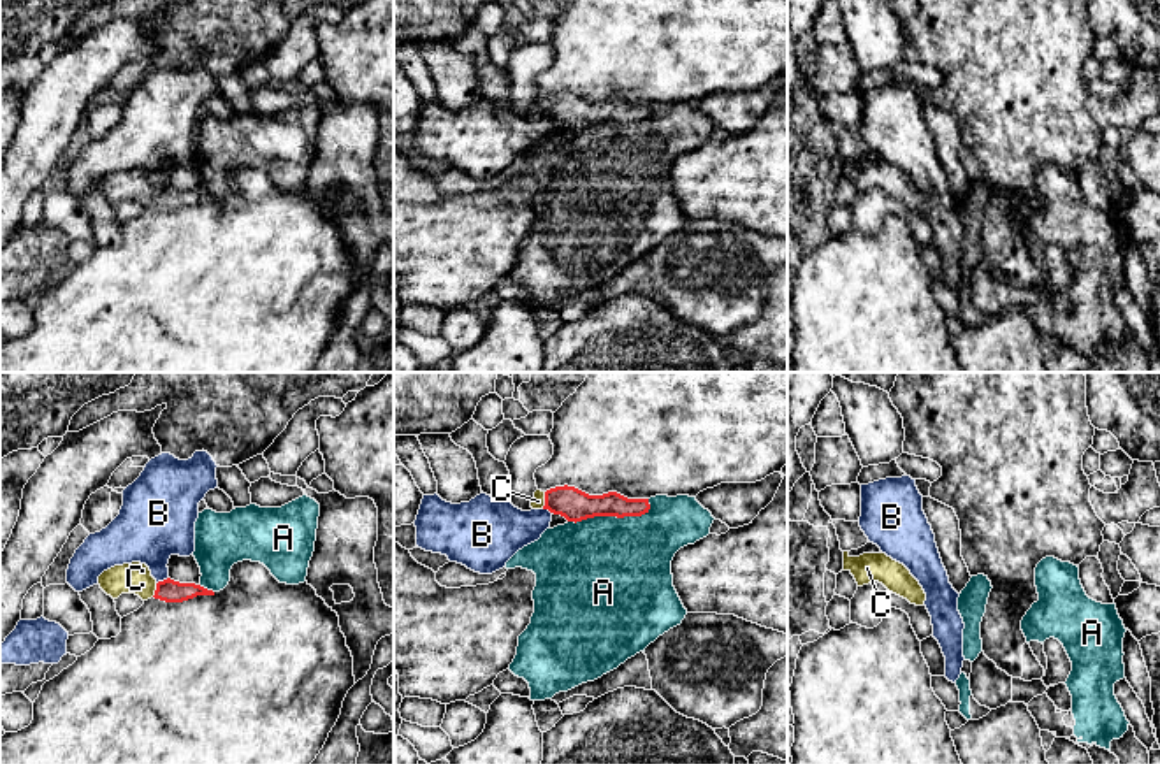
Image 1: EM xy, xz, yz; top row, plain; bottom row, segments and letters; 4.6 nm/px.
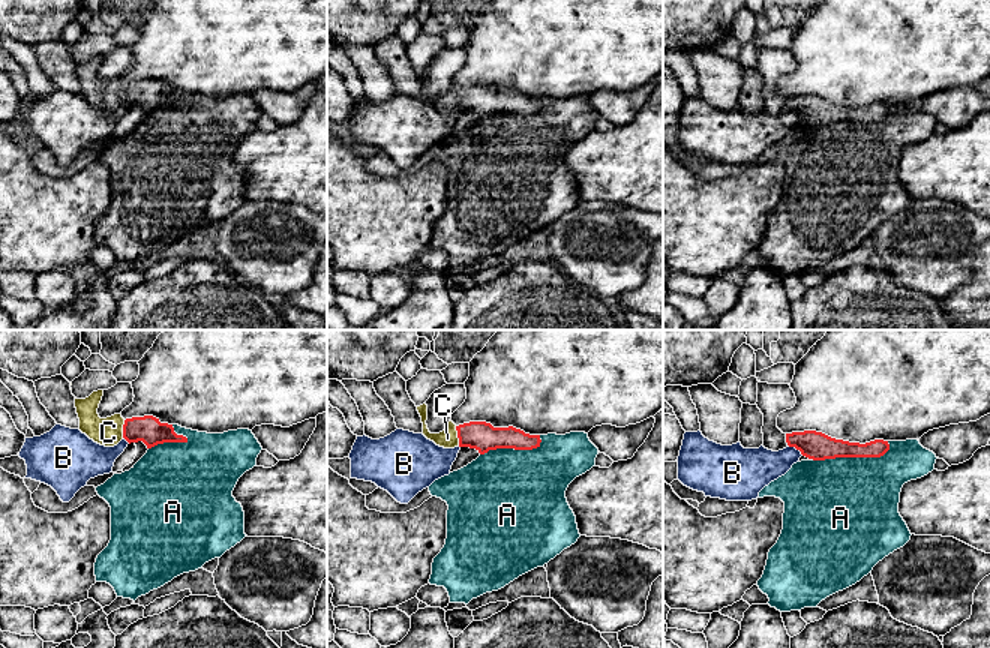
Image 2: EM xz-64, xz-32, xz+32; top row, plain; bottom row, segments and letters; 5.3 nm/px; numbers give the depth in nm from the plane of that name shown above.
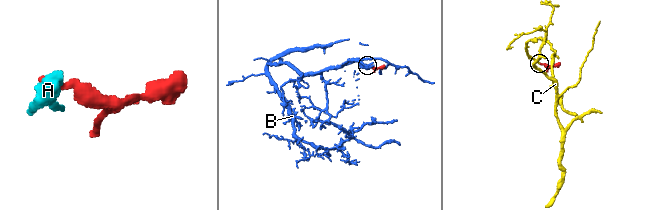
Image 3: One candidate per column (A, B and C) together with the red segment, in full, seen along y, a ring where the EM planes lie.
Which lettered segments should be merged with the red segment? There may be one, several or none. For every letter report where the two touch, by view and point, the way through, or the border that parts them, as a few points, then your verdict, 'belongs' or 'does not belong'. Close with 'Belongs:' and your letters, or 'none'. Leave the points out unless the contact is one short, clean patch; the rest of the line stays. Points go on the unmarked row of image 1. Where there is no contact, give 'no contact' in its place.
A: meets red in xz at (610, 122); does not belong
B: meets red in xy at (164, 187); border along xy (167, 183), (157, 190); does not belong
C: meets red in xz at (545, 108); runs through xz (573, 111), (568, 108), (545, 108), (538, 108); belongs
Belongs: C

